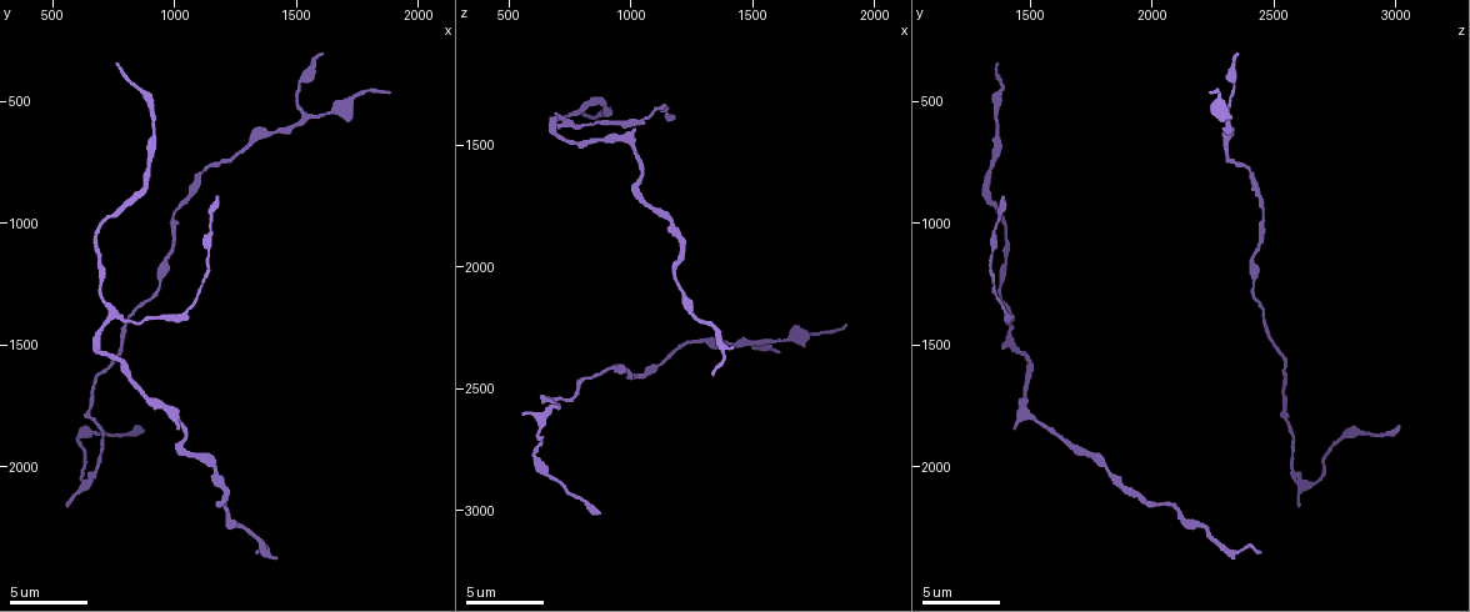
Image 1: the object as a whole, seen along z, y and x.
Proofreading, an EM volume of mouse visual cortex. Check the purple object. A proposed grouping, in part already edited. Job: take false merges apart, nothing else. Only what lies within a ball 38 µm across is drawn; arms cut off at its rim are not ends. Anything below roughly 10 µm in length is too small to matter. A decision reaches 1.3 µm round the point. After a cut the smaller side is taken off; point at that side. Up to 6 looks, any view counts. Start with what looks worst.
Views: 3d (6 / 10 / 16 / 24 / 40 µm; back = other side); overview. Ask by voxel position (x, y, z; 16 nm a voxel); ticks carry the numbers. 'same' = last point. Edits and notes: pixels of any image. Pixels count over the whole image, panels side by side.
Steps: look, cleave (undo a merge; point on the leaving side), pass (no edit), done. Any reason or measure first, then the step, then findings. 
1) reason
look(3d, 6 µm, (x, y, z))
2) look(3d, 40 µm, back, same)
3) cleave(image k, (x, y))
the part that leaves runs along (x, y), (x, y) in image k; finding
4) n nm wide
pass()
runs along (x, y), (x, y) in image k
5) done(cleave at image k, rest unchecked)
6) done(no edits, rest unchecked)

calibre changes
look(3d, 10 µm, (920, 1290, 2420))

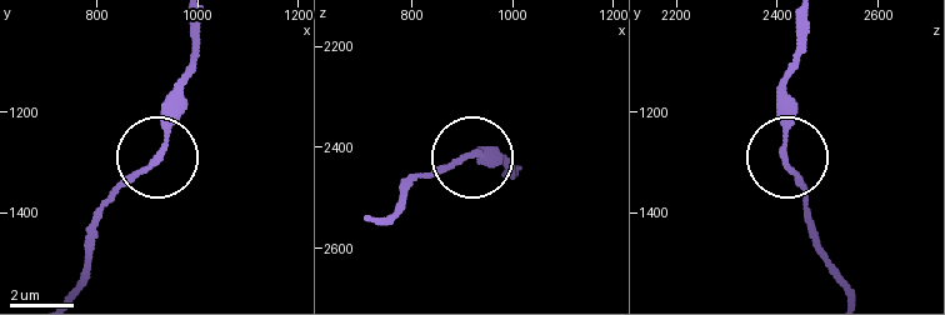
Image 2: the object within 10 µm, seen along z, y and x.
look(3d, 10 µm, back, (925, 1285, 2410))

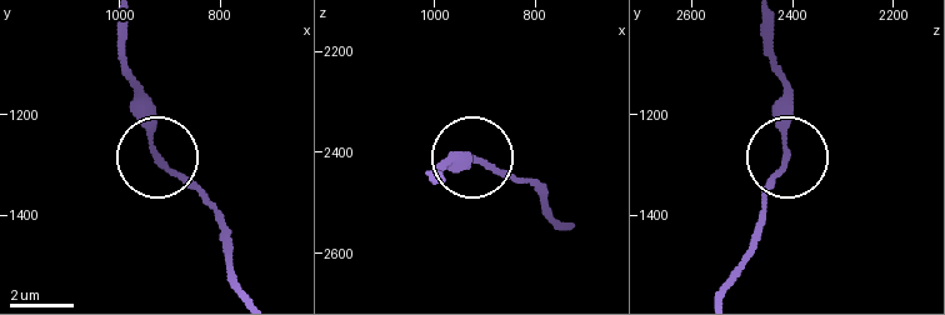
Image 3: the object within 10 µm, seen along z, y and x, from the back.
180 nm wide
pass()
one cell here

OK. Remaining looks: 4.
narrows sharply
look(3d, 10 µm, (1010, 950, 2470))

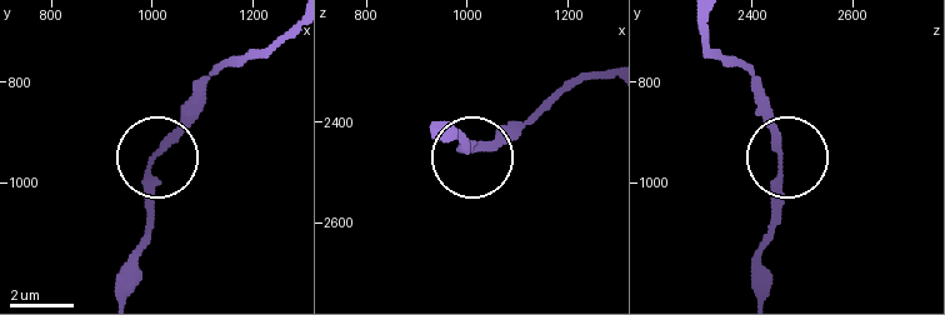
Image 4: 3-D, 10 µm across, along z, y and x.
look(3d, 6 µm, (995, 955, 2455))

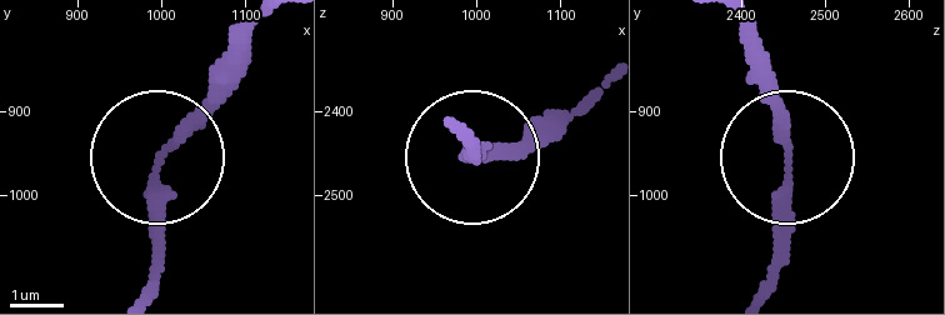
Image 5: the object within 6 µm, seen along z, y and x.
pass()
runs along (764, 293), (791, 158), (769, 68) in image 5; one cell here

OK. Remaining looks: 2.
look(3d, 10 µm, (700, 1290, 1370))

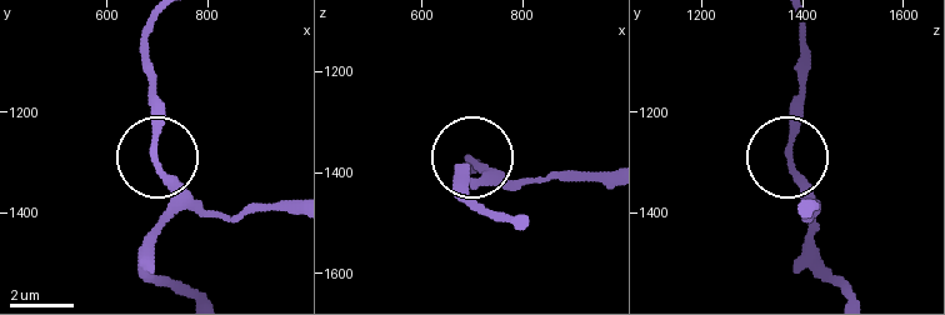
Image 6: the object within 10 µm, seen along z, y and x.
190 nm wide
pass()
runs along (841, 293), (823, 271), (788, 158), (788, 110), (804, 80) in image 6; continuous, no second cell

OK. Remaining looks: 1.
done(no edits, rest unchecked)

